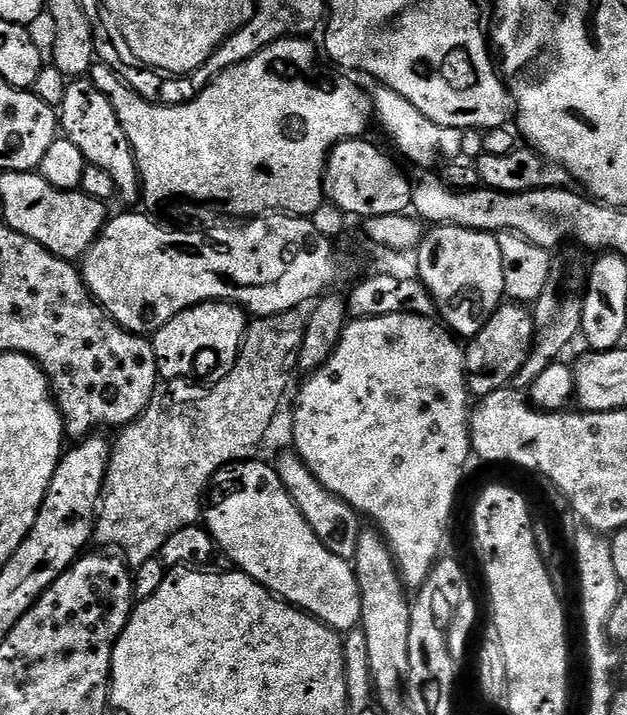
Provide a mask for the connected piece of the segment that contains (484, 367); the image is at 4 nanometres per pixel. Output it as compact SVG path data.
M515 302L501 303L500 309L486 322L486 326L477 336L467 341L464 354L464 366L468 370L468 390L473 397L479 398L486 394L494 394L494 390L502 390L511 385L512 379L522 370L526 358L532 353L532 339L534 338L534 322L531 311L527 307Z

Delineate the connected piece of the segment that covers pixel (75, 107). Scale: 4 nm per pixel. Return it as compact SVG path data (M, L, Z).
M76 78L69 83L58 109L58 124L63 139L74 142L74 146L78 146L78 150L82 150L88 159L89 165L101 167L110 174L116 187L116 196L128 203L125 205L135 205L132 203L141 199L140 171L130 138L126 138L126 130L122 130L122 122L118 122L118 114L114 114L110 98L106 98L106 94L102 94L102 90L98 90L91 79Z

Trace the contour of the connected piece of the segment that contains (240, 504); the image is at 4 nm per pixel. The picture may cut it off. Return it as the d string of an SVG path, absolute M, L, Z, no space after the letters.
M253 458L221 468L212 478L210 491L206 496L206 507L202 512L202 524L216 541L219 551L223 555L225 552L236 563L233 565L239 571L254 578L262 587L276 593L292 607L321 620L337 634L347 634L359 625L362 598L355 567L322 546L318 534L314 534L306 518L302 518L298 506L284 488L280 473L271 463L263 464L260 458Z

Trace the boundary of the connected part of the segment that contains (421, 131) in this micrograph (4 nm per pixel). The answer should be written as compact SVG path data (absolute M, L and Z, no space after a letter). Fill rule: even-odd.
M377 85L374 90L370 95L377 123L386 130L406 159L424 168L422 170L430 170L433 169L430 167L434 165L437 167L443 162L452 162L461 157L462 138L464 137L461 129L438 126L397 91L390 90L384 85Z

